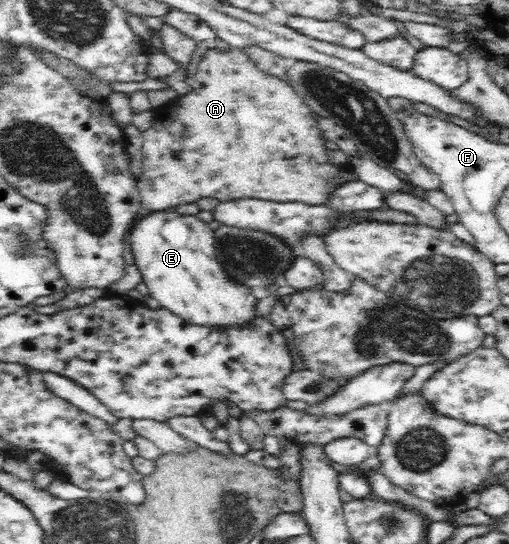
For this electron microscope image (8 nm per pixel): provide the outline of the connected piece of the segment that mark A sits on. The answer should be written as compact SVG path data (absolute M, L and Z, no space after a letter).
M213 48L206 51L203 59L198 61L196 65L196 73L192 78L186 79L188 85L192 86L192 91L183 96L179 96L171 103L154 110L154 121L150 128L141 133L142 137L142 173L138 177L137 188L142 198L142 209L138 212L134 221L130 224L129 231L125 232L124 241L124 262L126 267L135 264L129 237L132 227L138 223L139 219L149 214L151 211L166 210L172 206L180 204L189 204L198 198L211 197L219 201L228 201L231 199L256 198L277 202L299 201L300 203L324 203L326 195L324 195L324 187L327 187L328 181L332 175L336 175L340 170L344 170L344 165L334 165L328 160L326 149L331 146L326 141L318 129L316 122L313 120L314 113L310 108L305 107L302 98L298 96L289 83L280 80L276 75L267 75L248 57L243 48Z

